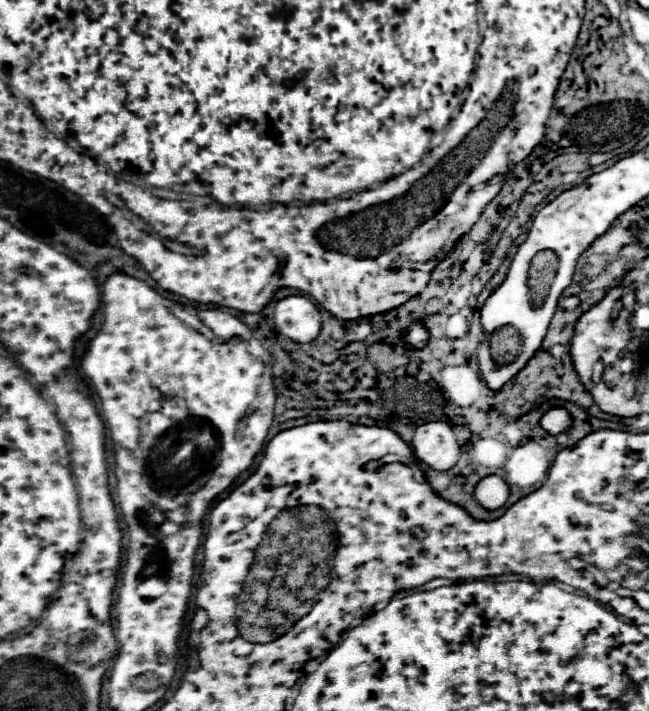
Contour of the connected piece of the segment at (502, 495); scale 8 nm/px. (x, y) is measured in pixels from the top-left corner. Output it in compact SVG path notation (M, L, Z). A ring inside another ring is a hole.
M486 476L474 490L476 502L486 510L498 510L508 500L508 484L500 476Z

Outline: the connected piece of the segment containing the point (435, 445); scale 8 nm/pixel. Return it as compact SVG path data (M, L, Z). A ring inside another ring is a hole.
M430 422L416 428L414 456L434 470L450 470L458 462L458 442L446 422Z

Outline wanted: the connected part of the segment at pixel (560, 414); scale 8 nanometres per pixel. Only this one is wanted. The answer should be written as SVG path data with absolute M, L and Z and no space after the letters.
M552 408L542 416L542 428L550 434L560 434L570 428L570 416L564 408Z

